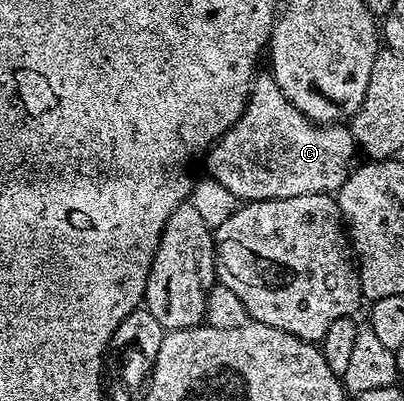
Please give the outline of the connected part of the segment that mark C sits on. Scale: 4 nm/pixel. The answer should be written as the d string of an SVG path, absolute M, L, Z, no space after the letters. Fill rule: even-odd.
M263 71L251 82L251 94L247 97L247 111L241 115L241 119L237 119L237 123L233 123L233 127L229 131L225 131L225 135L220 137L216 144L207 150L205 154L207 171L205 173L208 178L221 184L225 187L225 190L232 193L235 199L243 203L249 201L268 201L269 199L293 199L293 195L317 195L318 193L335 195L338 194L339 189L345 183L345 179L351 173L353 168L351 160L354 157L357 157L357 146L351 130L346 124L321 125L311 121L304 113L297 111L297 107L293 107L293 103L289 103L289 99L285 99L281 87L277 87L275 78L271 76L270 72Z

